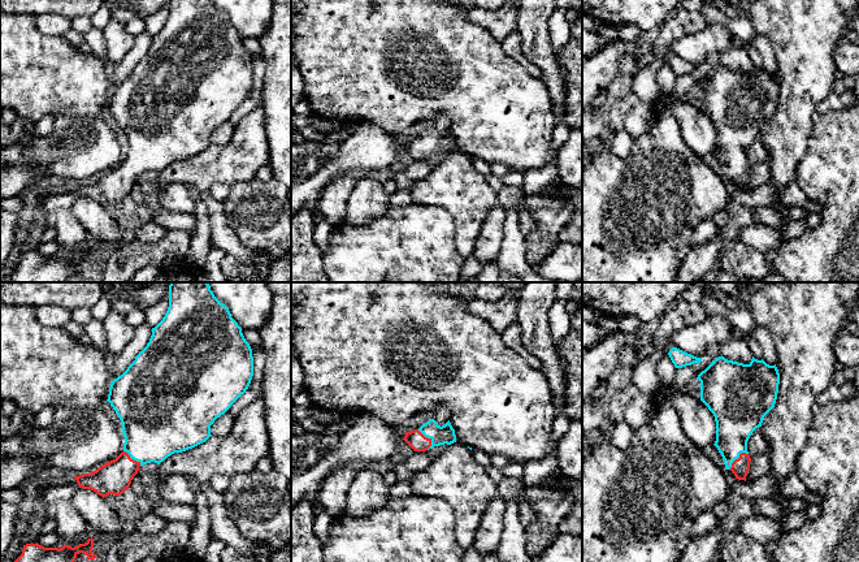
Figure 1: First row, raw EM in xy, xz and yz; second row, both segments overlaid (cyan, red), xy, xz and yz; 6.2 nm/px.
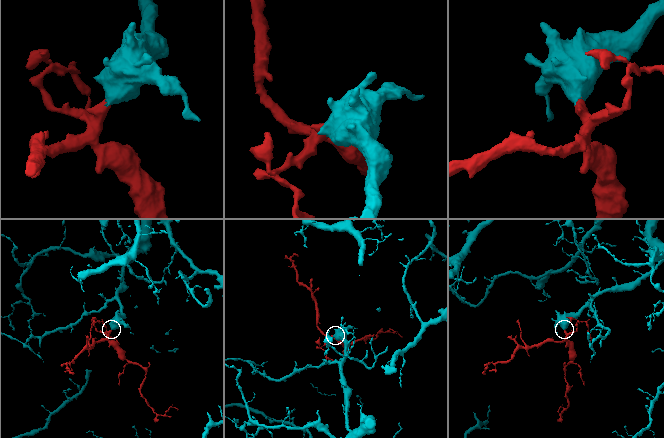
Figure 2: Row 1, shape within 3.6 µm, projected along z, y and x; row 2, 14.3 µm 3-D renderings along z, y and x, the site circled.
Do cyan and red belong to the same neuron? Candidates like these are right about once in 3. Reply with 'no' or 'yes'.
yes

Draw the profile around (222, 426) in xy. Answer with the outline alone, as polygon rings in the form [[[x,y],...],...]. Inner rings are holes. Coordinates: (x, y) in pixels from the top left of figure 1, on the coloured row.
[[[256,349],[252,350],[252,356],[253,356],[253,376],[248,389],[231,405],[231,407],[224,415],[221,415],[214,420],[214,423],[211,425],[212,436],[221,436],[221,437],[227,436],[239,412],[251,402],[253,402],[256,398],[263,395],[261,384],[264,377],[266,355],[264,349]]]

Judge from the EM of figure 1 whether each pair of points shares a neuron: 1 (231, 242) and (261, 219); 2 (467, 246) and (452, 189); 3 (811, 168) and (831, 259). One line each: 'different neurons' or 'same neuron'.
1: different neurons
2: same neuron
3: same neuron

